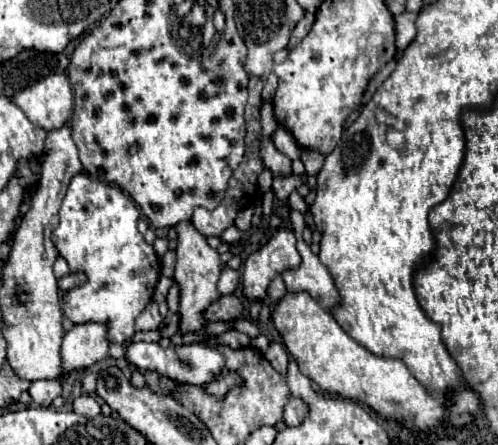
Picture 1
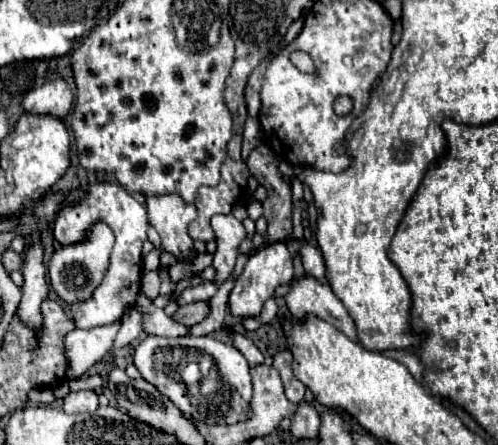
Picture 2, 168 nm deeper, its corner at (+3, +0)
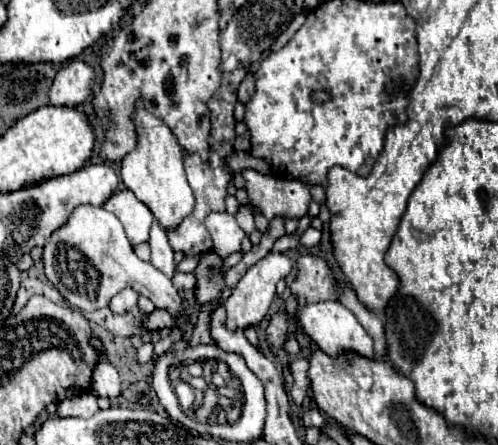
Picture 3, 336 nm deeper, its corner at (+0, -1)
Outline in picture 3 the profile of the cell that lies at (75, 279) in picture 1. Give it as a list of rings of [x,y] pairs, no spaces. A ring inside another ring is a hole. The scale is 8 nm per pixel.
[[[78,206],[70,220],[56,234],[52,234],[50,242],[44,246],[42,260],[46,278],[72,306],[82,312],[104,308],[114,294],[124,288],[132,288],[150,298],[156,308],[164,308],[170,314],[180,314],[186,318],[182,298],[178,290],[174,290],[170,278],[134,254],[120,220],[100,206]]]

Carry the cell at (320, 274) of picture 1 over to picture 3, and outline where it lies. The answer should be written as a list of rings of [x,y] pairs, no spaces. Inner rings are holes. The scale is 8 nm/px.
[[[338,300],[304,304],[298,310],[298,322],[300,322],[302,330],[316,342],[316,346],[320,346],[330,356],[336,356],[336,354],[340,354],[344,350],[352,350],[352,352],[358,352],[358,354],[362,354],[366,358],[374,358],[372,338],[360,326],[360,322],[356,320],[356,316],[346,306],[342,306]]]

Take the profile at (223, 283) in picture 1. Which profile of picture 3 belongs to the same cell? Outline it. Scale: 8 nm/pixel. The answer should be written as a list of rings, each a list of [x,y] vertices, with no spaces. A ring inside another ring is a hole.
[[[220,212],[220,214],[210,214],[206,218],[206,228],[212,236],[212,250],[220,256],[220,258],[228,258],[234,252],[240,252],[240,244],[242,238],[246,236],[244,230],[240,230],[236,218],[228,212]]]

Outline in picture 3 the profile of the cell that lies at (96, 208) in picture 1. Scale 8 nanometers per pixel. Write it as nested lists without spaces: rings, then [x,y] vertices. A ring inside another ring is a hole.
[[[128,188],[116,190],[102,208],[112,212],[122,222],[132,248],[150,240],[154,216]]]

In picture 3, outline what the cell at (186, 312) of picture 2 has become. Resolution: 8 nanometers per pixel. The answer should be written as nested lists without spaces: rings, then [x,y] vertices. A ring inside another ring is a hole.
[[[156,310],[152,314],[148,314],[144,326],[148,330],[164,330],[164,328],[172,328],[176,324],[176,316],[172,316],[168,310]]]

